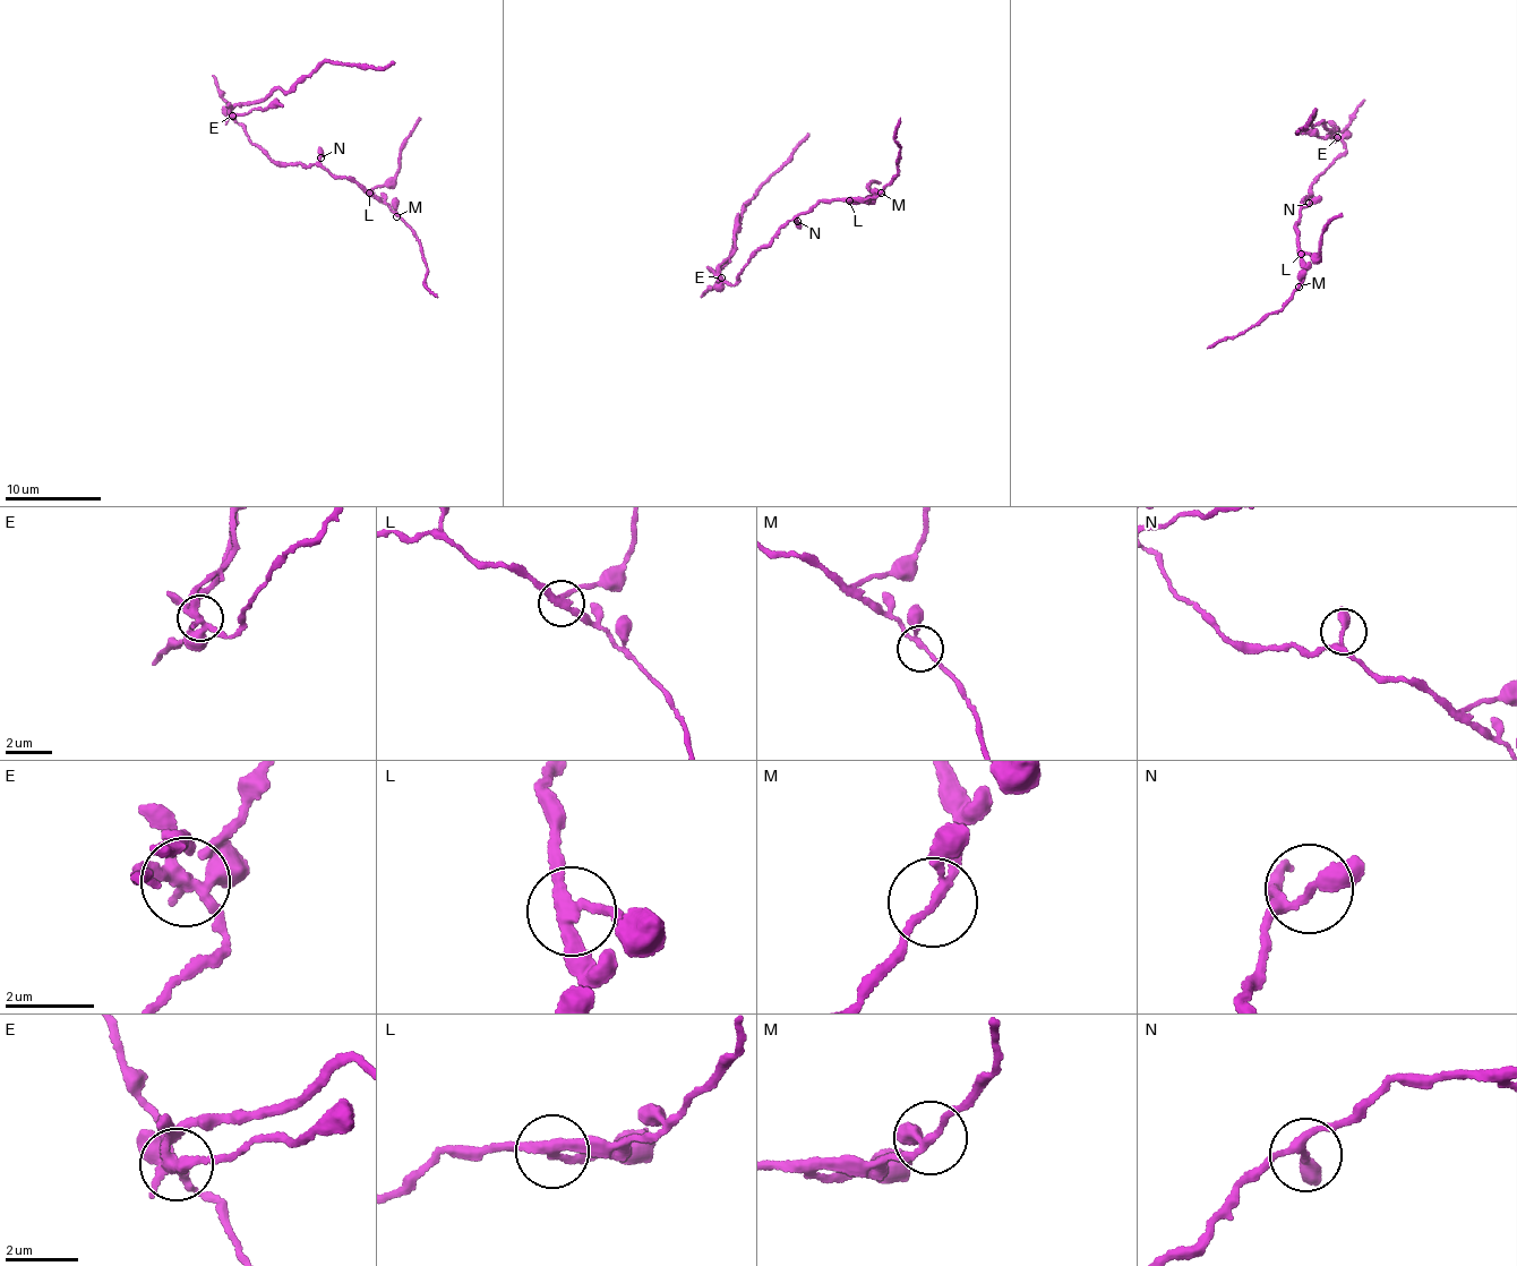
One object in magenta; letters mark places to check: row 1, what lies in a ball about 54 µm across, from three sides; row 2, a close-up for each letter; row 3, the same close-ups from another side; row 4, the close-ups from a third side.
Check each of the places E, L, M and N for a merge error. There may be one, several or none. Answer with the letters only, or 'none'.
E, L

